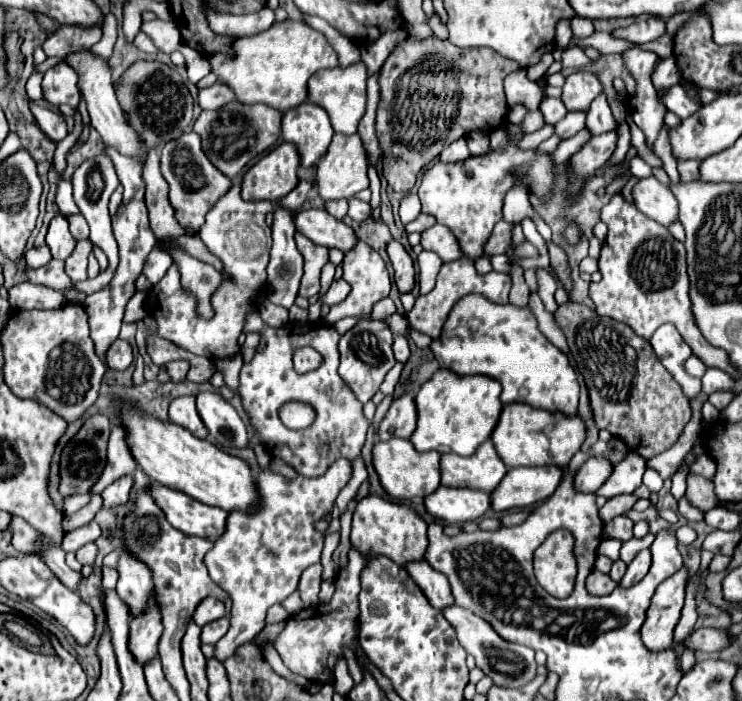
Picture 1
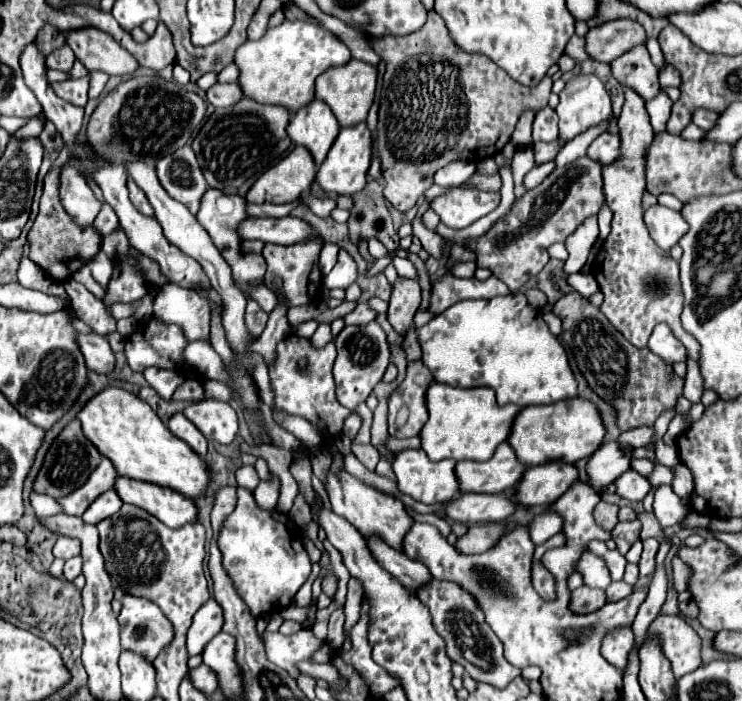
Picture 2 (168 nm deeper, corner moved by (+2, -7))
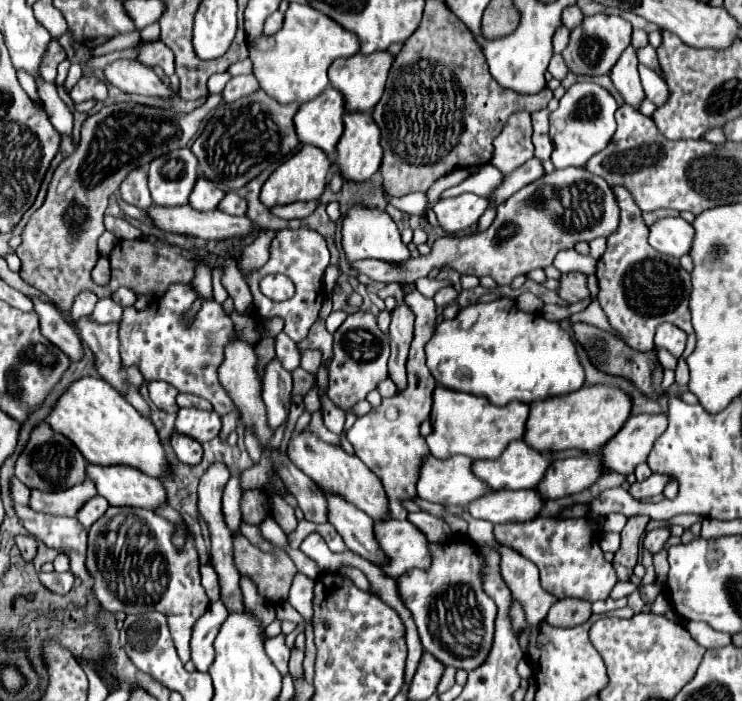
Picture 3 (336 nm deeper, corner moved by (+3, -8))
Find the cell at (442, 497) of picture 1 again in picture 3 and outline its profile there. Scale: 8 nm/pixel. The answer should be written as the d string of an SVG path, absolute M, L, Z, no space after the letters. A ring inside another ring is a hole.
M500 490L500 492L488 492L468 504L468 512L474 518L488 520L492 524L504 524L504 522L526 522L532 520L544 500L536 490Z

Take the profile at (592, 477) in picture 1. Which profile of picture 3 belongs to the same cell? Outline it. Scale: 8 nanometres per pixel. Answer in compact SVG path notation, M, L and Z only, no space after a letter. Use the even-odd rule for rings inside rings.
M664 414L630 416L622 430L602 446L602 462L610 472L630 474L640 462L646 462L656 438L666 430Z

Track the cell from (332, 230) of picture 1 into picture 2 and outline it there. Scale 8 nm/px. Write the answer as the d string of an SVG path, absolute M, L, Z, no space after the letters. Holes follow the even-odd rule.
M249 217L237 225L243 241L259 239L263 243L279 243L279 245L293 245L305 239L319 237L311 225L295 217L281 217L281 219L263 219L263 217Z

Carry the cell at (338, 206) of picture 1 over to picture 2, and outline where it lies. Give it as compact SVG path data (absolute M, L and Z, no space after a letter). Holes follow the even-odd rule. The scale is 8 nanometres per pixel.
M307 193L305 197L301 197L301 203L307 205L317 217L329 217L329 213L335 209L333 197L317 197L313 193Z

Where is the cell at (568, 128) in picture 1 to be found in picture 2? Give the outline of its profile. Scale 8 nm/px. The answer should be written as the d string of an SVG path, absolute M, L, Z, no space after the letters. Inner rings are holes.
M553 141L553 143L535 143L533 145L535 163L541 165L541 163L547 163L547 161L553 161L555 155L557 155L557 151L559 151L557 141Z

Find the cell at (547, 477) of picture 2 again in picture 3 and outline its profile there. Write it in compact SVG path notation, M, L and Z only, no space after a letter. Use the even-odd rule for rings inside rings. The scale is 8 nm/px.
M600 456L554 460L536 490L544 500L556 500L578 494L594 484L594 480L600 476L600 468Z

